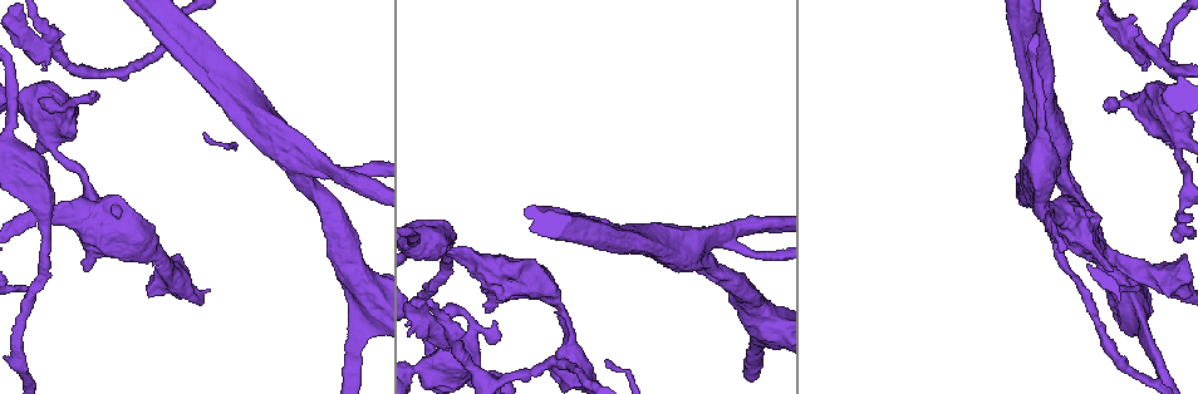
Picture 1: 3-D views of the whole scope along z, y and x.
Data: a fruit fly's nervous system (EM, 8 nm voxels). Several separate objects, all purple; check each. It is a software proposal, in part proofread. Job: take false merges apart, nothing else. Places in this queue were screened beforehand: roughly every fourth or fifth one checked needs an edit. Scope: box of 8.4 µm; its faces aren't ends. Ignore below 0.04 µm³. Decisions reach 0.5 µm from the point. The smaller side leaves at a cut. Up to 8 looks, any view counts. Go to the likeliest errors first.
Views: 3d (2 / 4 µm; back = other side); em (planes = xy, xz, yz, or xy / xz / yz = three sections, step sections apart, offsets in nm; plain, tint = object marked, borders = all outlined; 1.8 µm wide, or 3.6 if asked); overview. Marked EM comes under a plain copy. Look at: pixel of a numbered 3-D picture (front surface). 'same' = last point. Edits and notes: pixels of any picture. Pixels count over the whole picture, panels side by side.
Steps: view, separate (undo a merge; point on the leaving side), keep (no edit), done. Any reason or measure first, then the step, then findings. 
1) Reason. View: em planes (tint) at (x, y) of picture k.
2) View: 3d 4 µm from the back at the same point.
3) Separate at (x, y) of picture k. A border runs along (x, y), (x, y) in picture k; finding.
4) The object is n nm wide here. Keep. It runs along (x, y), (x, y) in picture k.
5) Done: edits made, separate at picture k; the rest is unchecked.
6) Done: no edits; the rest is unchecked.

A narrow waist. View: 3d 4 µm at (47, 213) of picture 1.

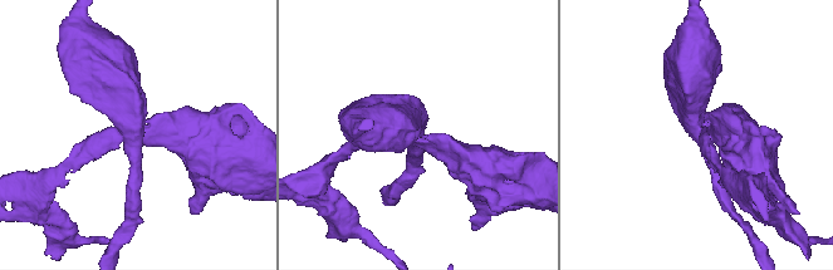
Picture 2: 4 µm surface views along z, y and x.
4 arms meet here. View: em 3.6 µm planes (tint) at (697, 128) of picture 2.

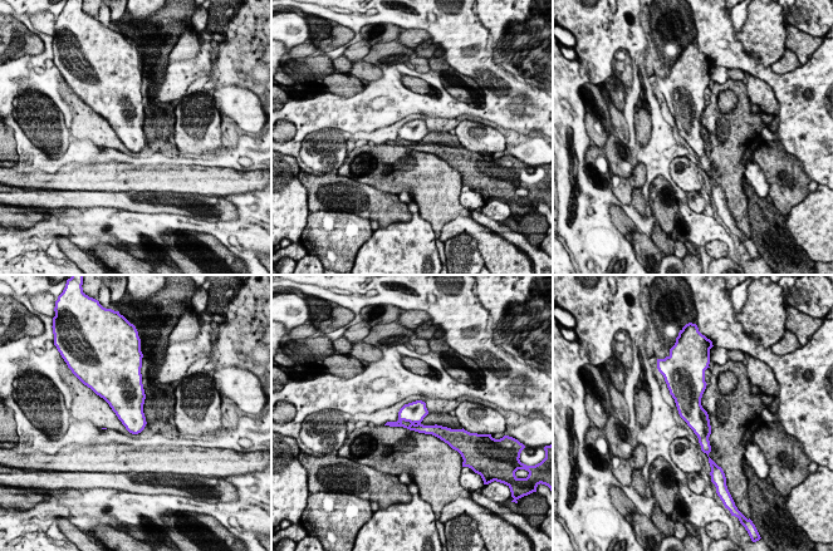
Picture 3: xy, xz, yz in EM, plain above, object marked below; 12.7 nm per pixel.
Separate at (690, 409) of picture 3. A border runs along (701, 408), (704, 432), (707, 437) in picture 3; two neurons meet here.

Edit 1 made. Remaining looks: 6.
Arms part here. View: 3d 4 µm from the back at (51, 47) of picture 1.

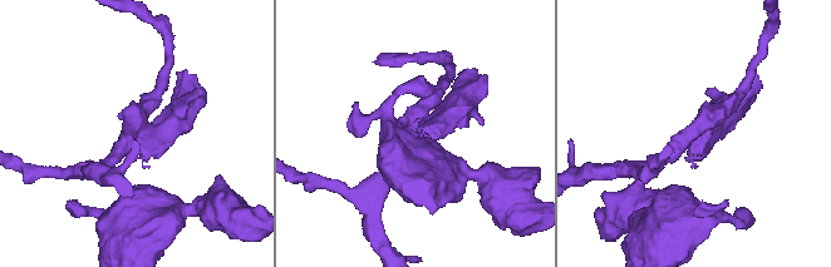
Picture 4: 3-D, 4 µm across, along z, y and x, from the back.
Need the tissue. View: em planes (tint) at (695, 134) of picture 4.

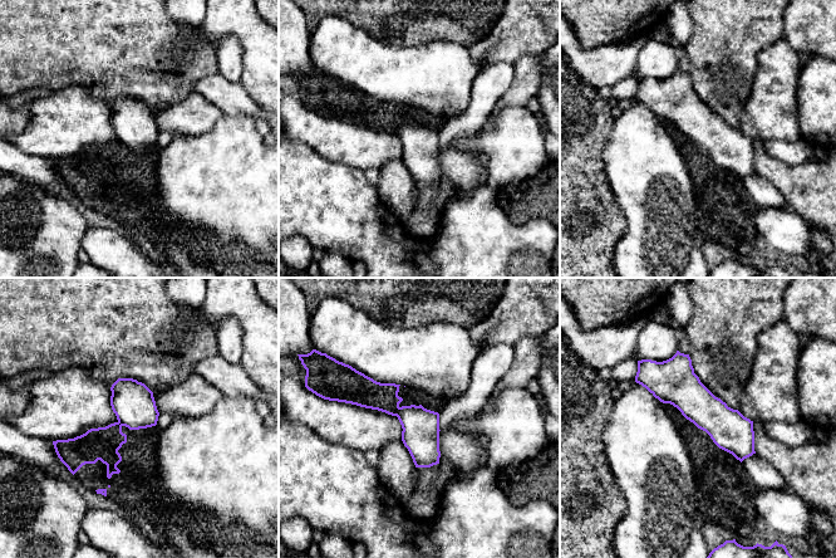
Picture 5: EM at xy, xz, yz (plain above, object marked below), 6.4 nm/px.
The object is 240 nm wide here. Separate at (365, 392) of picture 5. A border runs along (399, 407), (396, 415) in picture 5; two neurons meet here.

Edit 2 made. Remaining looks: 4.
Done: edits made, separate at picture 3, separate at picture 5; the rest is unchecked.

